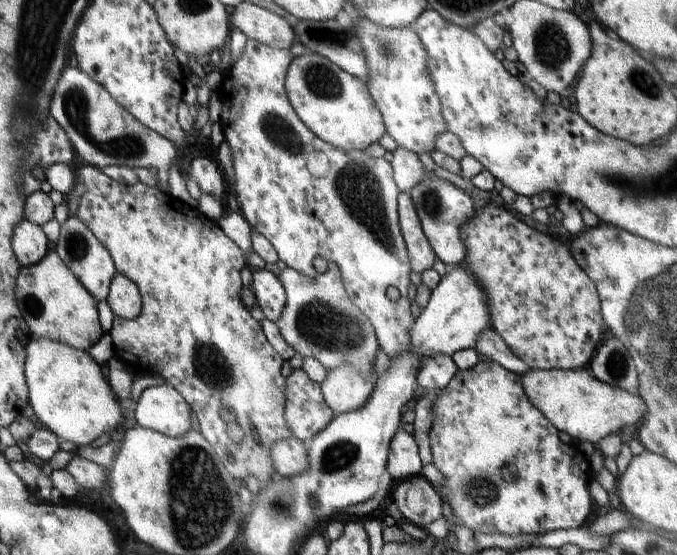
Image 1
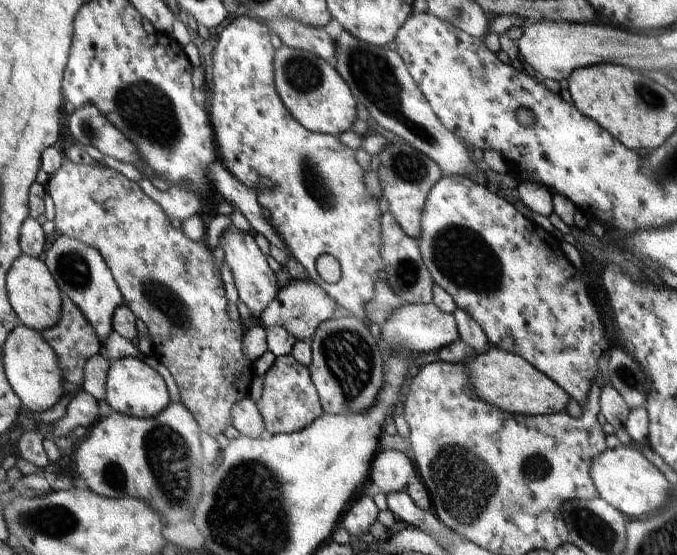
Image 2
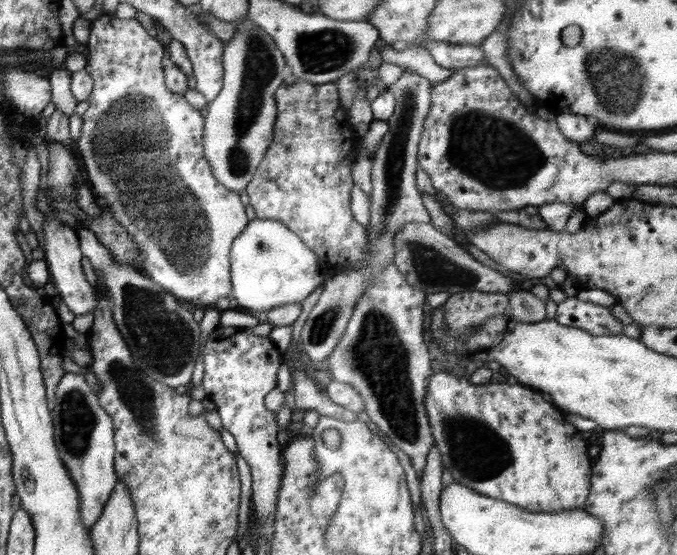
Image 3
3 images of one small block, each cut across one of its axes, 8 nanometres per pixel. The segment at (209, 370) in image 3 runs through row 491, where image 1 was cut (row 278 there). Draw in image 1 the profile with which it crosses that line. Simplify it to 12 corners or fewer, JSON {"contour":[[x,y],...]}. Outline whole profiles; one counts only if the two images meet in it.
{"contour":[[253,272],[250,287],[266,319],[276,322],[287,301],[280,279]]}

